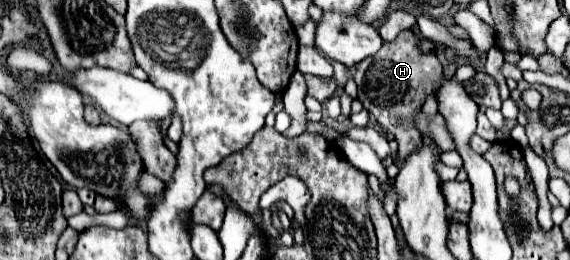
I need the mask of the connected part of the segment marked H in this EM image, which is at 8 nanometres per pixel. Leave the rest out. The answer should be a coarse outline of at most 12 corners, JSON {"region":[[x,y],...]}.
{"region":[[414,31],[356,65],[358,101],[398,141],[422,135],[414,115],[442,65]]}

